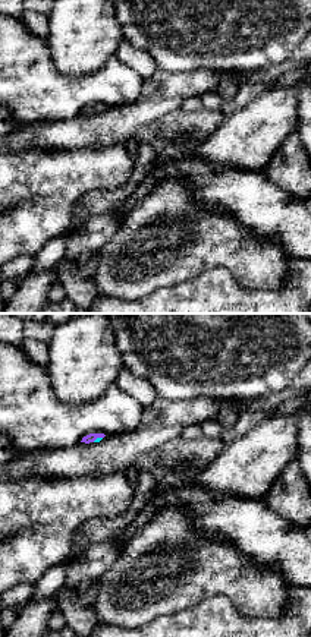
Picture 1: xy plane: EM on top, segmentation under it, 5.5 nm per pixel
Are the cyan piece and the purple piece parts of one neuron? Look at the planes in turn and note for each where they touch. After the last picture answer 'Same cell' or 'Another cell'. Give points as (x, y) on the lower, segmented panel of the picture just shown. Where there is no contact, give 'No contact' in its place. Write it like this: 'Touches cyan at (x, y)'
Touches cyan at (97, 438)

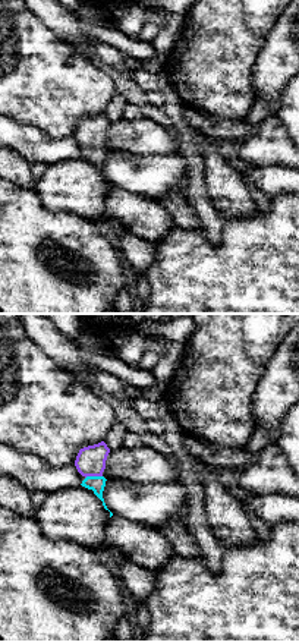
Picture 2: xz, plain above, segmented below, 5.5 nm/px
Touches cyan at (93, 477)

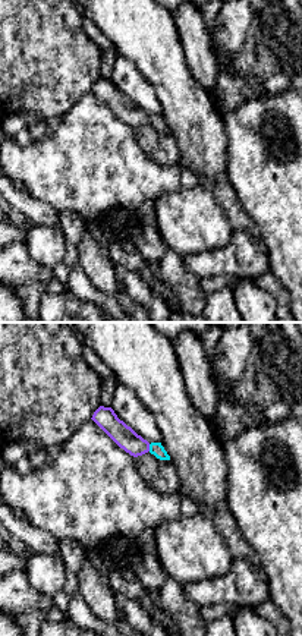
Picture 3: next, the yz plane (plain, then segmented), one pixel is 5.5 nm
Touches cyan at (150, 447)

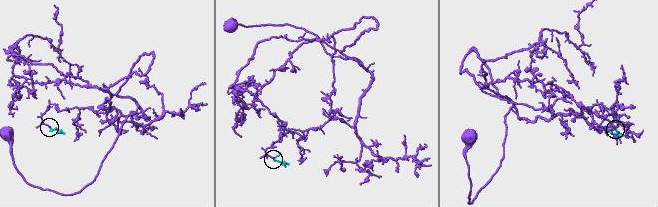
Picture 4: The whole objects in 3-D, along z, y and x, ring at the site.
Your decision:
Same cell

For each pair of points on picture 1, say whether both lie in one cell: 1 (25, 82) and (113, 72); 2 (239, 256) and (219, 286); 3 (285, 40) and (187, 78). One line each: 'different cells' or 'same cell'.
1: same cell
2: different cells
3: different cells

